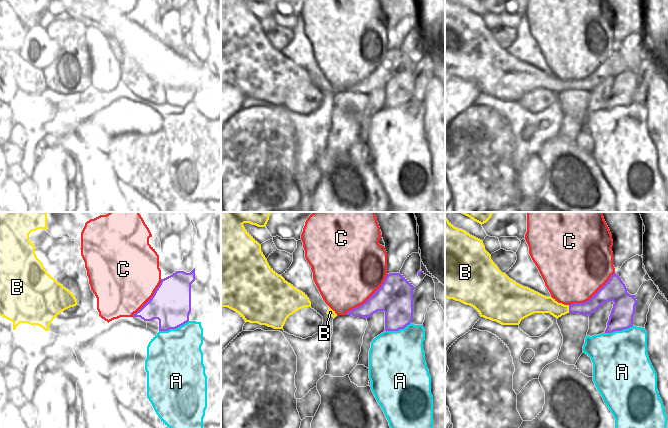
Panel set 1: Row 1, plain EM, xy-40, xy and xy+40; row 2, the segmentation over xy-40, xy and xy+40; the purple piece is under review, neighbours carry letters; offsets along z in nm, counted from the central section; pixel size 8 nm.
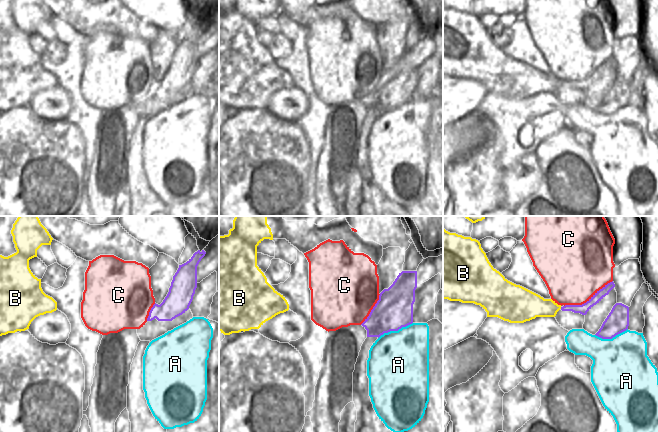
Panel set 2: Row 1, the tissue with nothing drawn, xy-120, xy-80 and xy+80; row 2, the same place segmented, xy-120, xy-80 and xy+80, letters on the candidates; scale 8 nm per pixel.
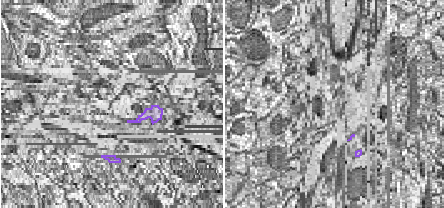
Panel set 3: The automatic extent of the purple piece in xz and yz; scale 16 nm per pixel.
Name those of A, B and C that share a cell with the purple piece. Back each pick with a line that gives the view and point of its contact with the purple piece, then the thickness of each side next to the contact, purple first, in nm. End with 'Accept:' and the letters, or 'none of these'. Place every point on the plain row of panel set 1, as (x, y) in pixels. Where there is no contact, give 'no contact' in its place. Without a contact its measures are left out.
Accept: none of these

